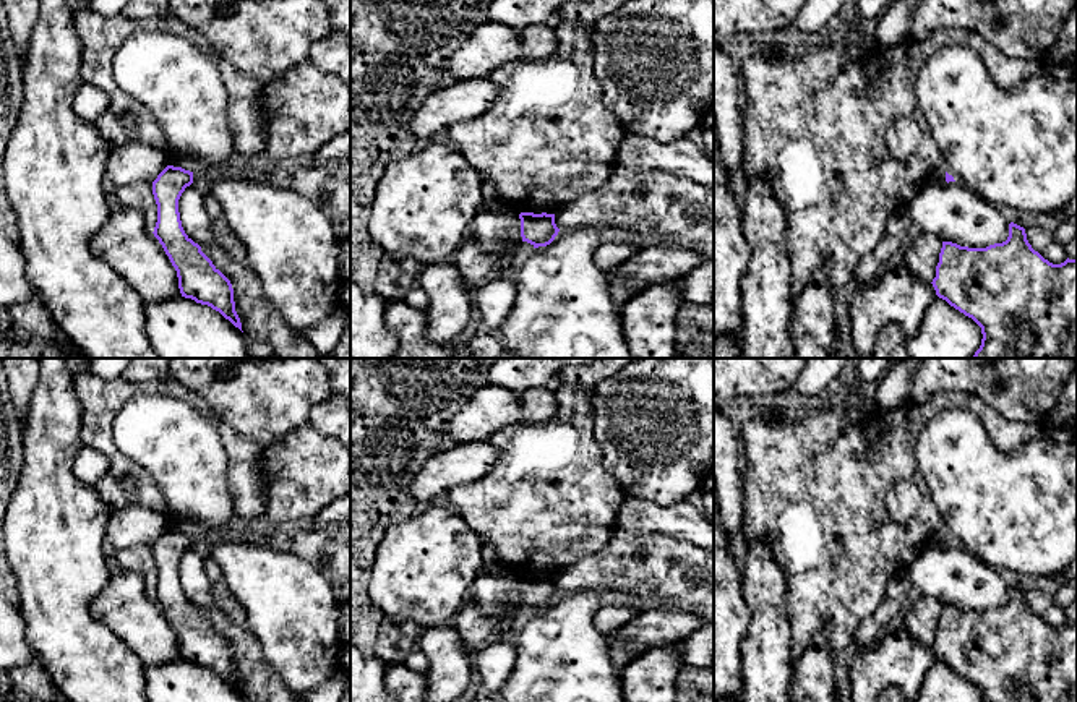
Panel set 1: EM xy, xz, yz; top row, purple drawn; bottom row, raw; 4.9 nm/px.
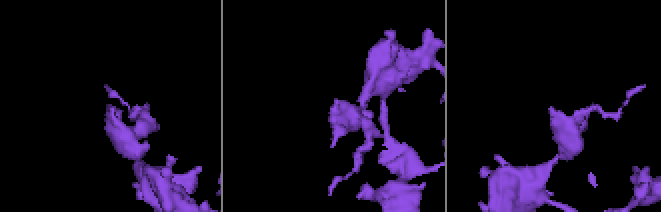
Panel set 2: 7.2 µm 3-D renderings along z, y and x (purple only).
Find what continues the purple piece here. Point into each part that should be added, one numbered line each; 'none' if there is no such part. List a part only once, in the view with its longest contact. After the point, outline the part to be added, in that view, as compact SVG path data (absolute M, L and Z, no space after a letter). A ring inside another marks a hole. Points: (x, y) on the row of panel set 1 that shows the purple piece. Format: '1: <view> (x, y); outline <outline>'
none

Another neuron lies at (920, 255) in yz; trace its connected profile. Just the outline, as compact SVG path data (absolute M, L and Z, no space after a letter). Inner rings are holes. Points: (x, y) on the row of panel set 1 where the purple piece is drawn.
M923 232L916 238L908 240L903 248L902 263L915 277L925 282L933 282L936 277L941 248L942 240L939 240L934 233Z

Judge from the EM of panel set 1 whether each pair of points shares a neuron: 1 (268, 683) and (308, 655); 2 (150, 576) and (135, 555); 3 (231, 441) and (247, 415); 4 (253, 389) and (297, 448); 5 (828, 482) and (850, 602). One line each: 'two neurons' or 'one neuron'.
1: two neurons
2: one neuron
3: two neurons
4: two neurons
5: one neuron

